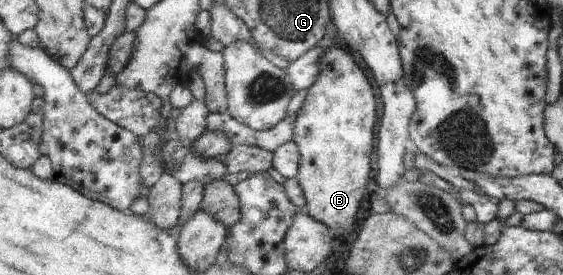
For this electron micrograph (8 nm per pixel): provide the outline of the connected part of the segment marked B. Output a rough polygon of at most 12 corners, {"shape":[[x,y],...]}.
{"shape":[[326,38],[296,118],[306,210],[337,236],[368,193],[376,94]]}

